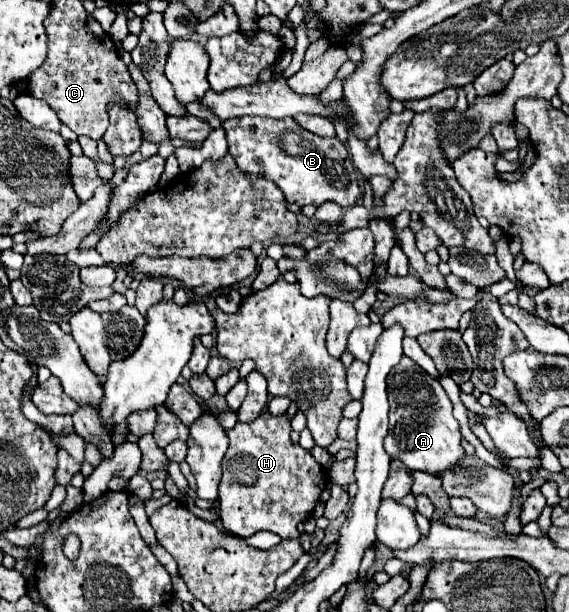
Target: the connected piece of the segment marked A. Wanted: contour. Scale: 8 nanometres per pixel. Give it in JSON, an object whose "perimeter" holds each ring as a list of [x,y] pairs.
{"perimeter":[[[403,355],[401,363],[387,375],[387,393],[389,393],[389,435],[387,435],[387,453],[391,459],[401,461],[407,469],[425,471],[435,477],[443,477],[447,471],[453,471],[465,457],[465,449],[461,445],[459,423],[453,417],[453,405],[439,385],[435,377],[425,373],[413,359]]]}

